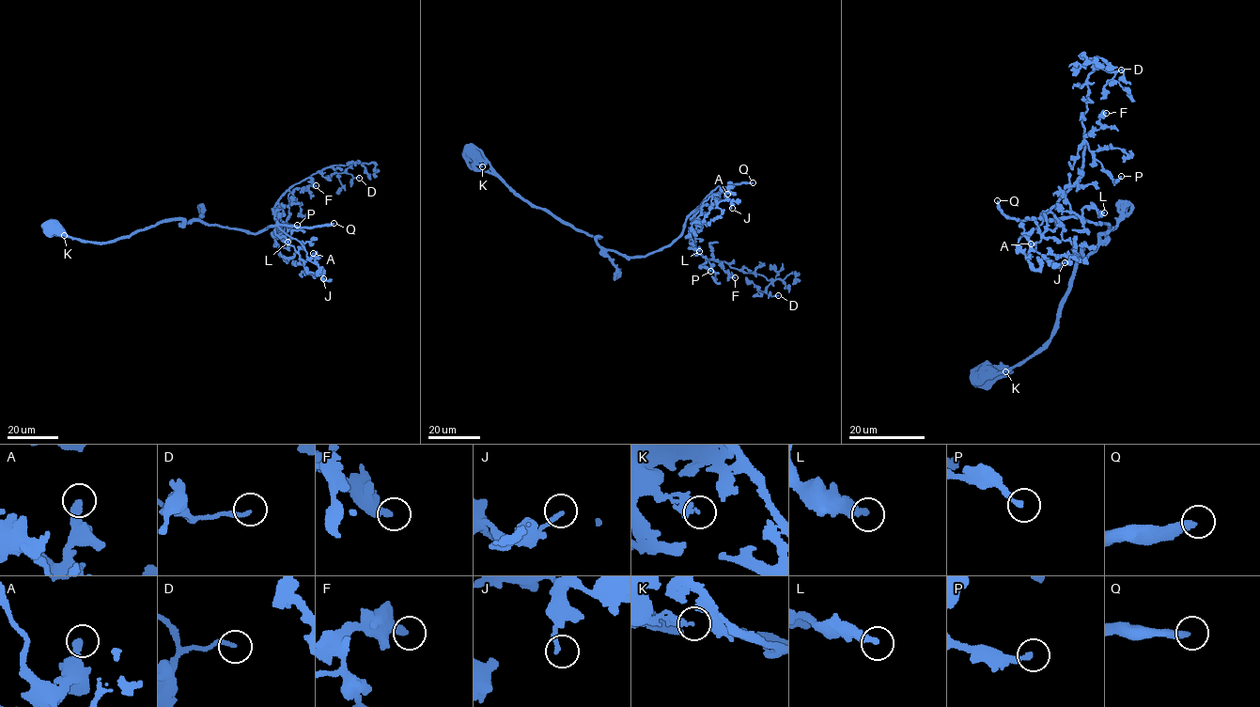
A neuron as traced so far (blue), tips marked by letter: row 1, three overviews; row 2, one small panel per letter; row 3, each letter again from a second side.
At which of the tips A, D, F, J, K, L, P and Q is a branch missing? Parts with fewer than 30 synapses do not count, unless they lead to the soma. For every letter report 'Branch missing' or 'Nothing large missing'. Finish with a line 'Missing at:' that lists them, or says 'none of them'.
A: Nothing large missing
D: Branch missing
F: Nothing large missing
J: Nothing large missing
K: Nothing large missing
L: Nothing large missing
P: Nothing large missing
Q: Branch missing
Missing at: D, Q

